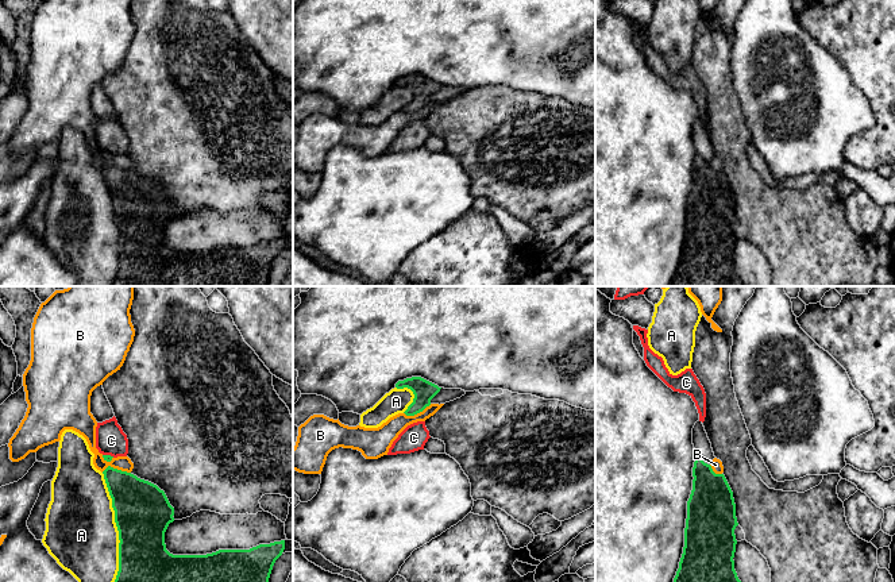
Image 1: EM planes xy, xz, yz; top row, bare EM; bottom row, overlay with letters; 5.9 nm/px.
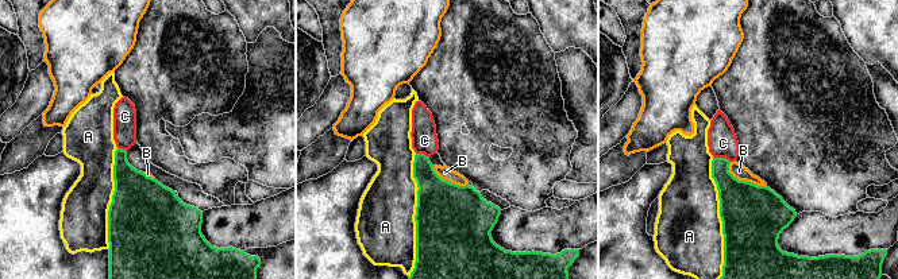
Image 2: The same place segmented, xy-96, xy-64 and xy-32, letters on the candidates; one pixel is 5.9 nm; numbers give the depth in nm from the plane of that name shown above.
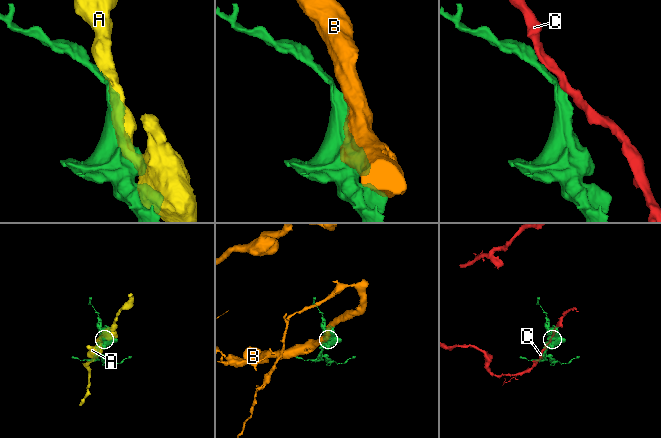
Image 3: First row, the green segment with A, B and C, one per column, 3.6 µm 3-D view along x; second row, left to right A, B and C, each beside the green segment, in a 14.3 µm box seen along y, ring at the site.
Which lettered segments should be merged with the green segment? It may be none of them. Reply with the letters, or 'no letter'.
no letter

